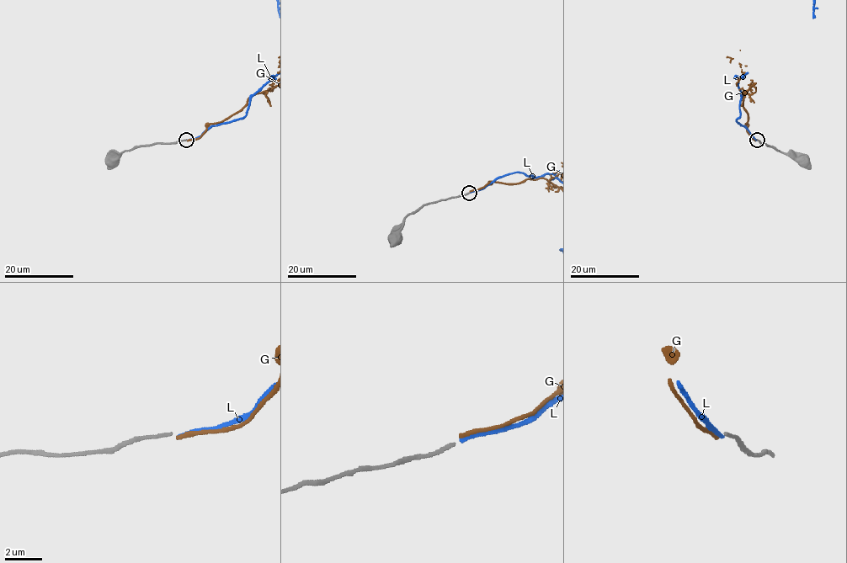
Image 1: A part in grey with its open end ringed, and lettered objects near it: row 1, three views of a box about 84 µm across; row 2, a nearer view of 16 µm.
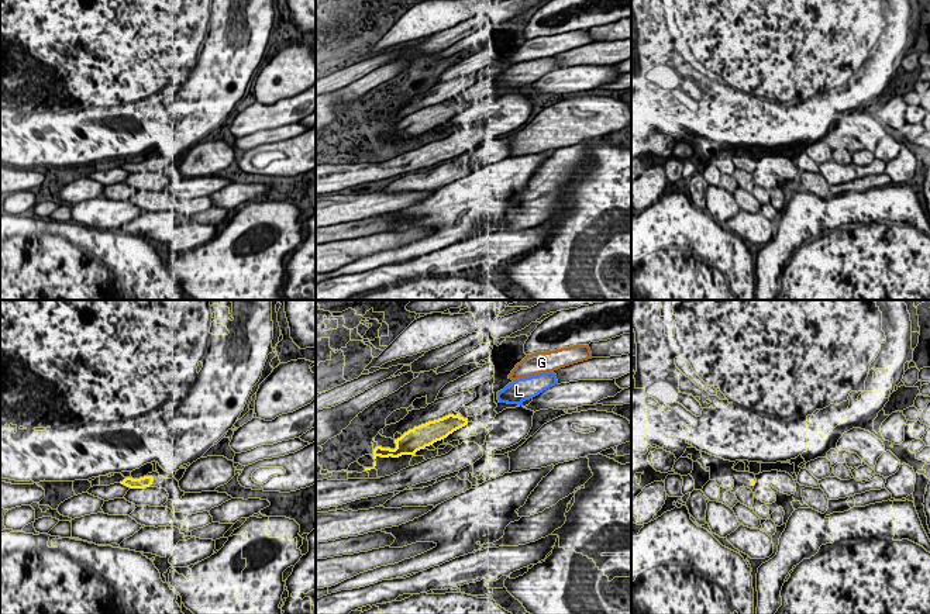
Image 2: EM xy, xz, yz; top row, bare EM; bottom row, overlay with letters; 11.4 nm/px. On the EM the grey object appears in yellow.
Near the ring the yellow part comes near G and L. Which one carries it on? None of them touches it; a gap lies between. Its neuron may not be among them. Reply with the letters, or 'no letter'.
L

